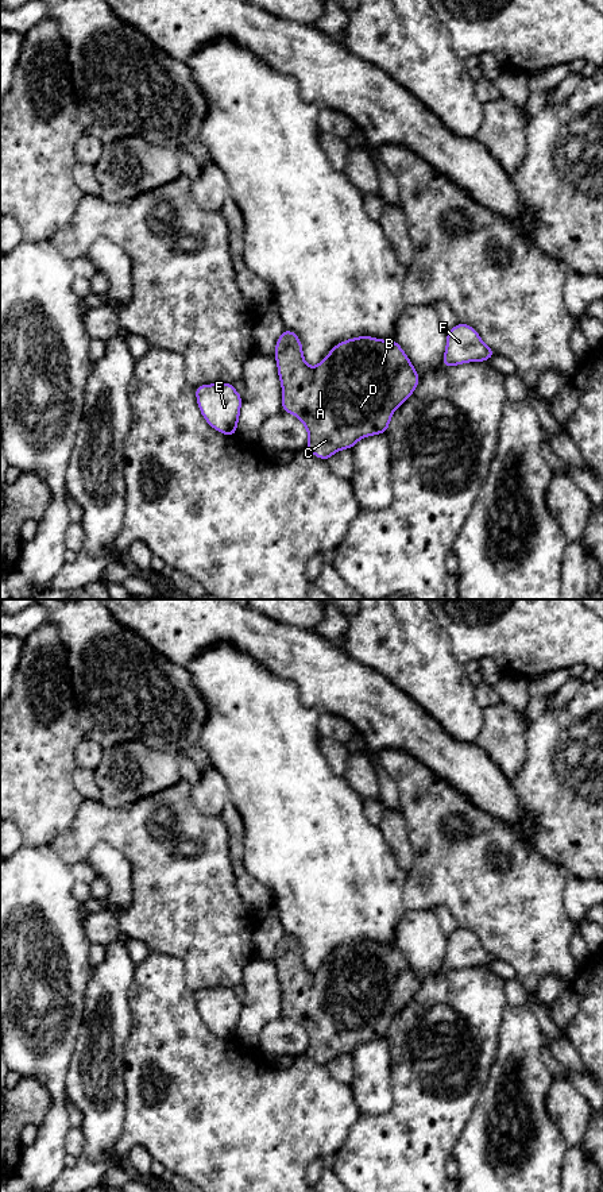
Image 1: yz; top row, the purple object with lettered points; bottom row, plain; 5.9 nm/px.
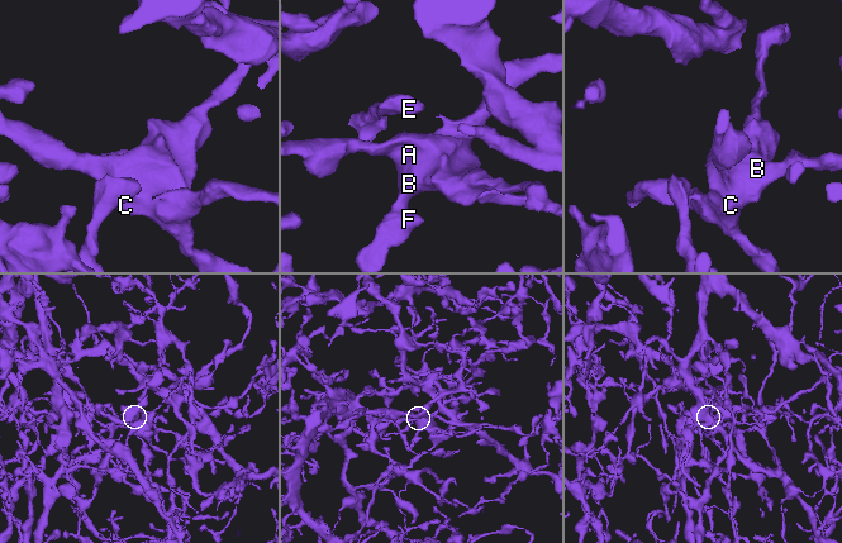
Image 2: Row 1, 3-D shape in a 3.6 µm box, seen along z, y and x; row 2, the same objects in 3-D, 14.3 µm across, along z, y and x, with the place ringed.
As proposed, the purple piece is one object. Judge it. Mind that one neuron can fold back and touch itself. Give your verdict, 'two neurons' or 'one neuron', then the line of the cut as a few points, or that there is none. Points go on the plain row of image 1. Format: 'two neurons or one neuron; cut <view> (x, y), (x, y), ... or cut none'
one neuron; cut none

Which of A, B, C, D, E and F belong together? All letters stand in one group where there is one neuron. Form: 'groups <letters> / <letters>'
groups A B C D E F

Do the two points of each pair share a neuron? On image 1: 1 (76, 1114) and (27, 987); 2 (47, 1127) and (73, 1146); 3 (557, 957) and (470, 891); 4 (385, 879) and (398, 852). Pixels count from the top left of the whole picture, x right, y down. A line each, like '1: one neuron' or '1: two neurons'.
1: two neurons
2: two neurons
3: one neuron
4: two neurons

